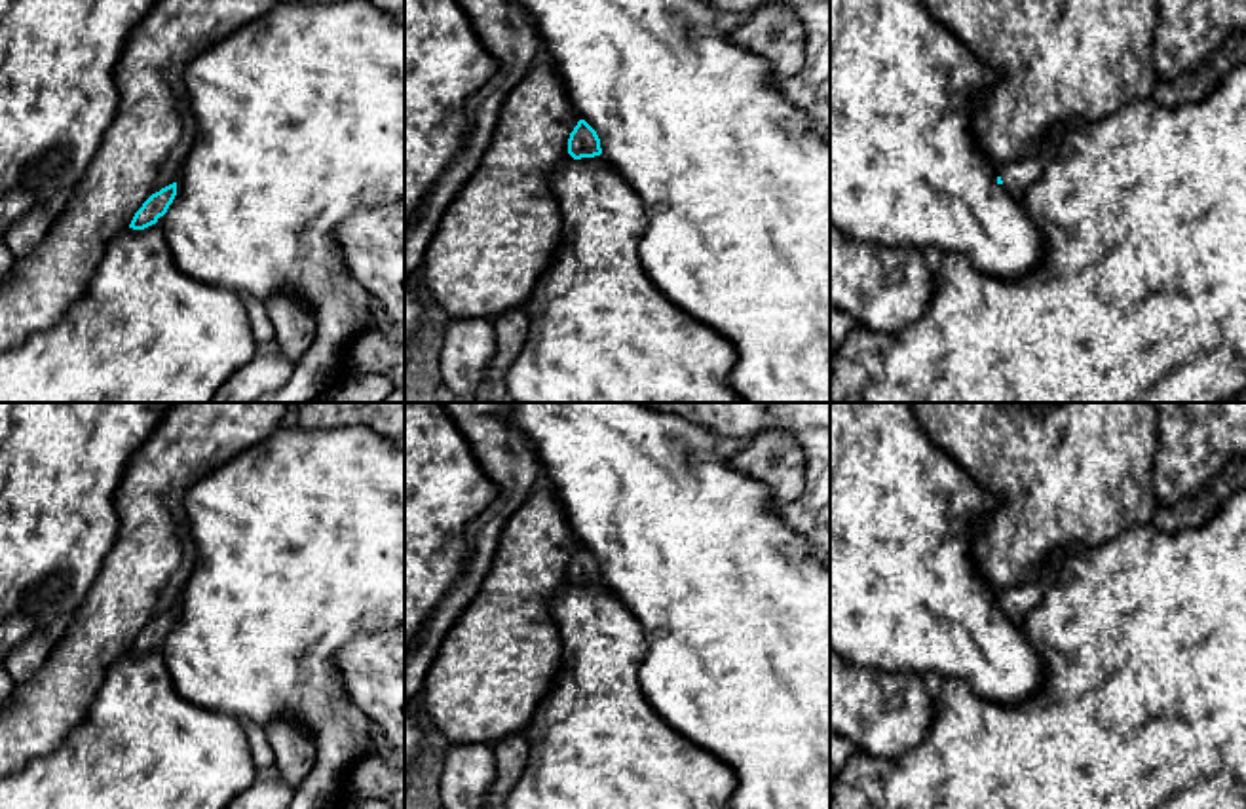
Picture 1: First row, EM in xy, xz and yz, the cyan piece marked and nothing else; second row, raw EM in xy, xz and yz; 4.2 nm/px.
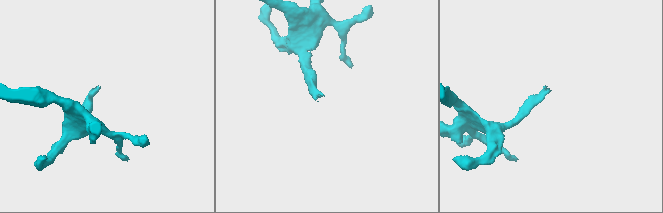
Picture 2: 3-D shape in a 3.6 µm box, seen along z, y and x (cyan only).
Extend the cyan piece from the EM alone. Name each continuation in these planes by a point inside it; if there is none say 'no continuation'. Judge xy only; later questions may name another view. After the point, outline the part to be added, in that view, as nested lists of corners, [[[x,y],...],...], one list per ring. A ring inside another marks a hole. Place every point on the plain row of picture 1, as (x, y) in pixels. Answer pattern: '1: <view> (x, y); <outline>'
no continuation

